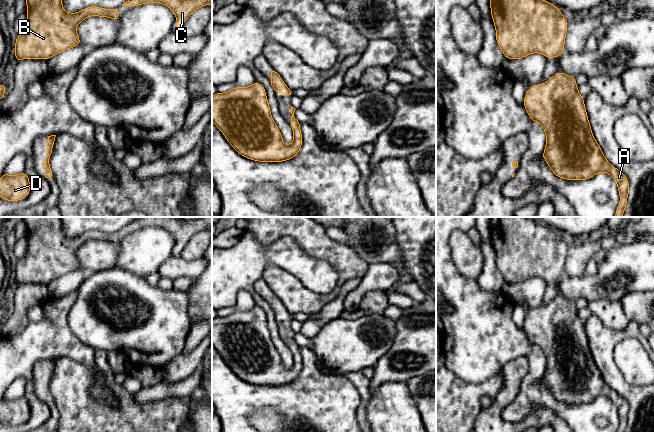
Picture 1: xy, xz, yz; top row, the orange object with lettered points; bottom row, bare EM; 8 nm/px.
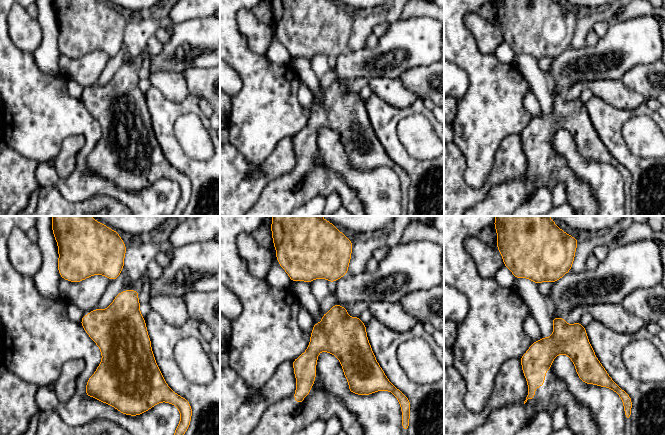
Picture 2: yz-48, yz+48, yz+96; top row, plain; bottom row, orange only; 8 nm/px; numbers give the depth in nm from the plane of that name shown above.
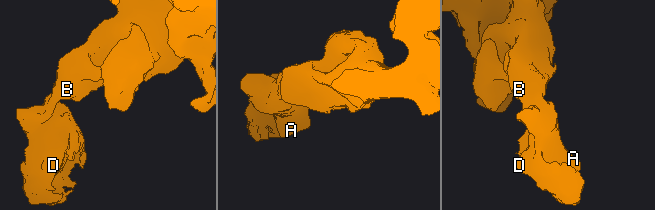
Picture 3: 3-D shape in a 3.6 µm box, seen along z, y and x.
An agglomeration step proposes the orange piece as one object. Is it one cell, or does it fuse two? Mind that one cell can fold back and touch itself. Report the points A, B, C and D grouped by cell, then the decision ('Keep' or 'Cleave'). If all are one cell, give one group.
Groups: A B C D. Keep

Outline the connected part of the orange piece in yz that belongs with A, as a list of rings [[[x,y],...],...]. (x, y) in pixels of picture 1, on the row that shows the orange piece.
[[[558,72],[546,83],[532,85],[525,94],[524,107],[546,133],[542,157],[553,173],[566,180],[608,173],[617,182],[620,195],[615,217],[622,217],[629,194],[628,179],[607,161],[595,140],[575,77]]]

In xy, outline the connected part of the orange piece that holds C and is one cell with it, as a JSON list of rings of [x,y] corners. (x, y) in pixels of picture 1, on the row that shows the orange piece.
[[[128,0],[122,5],[135,7],[144,3],[161,3],[168,6],[176,16],[176,29],[180,29],[196,9],[212,4],[212,0]]]

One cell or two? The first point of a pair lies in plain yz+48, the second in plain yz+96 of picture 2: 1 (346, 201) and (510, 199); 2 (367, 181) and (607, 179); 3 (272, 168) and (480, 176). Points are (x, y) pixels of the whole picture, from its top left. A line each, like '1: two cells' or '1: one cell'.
1: one cell
2: one cell
3: two cells

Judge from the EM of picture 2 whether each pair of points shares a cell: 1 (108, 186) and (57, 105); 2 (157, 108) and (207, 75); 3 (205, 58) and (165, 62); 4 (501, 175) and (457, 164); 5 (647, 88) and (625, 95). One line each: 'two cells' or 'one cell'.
1: one cell
2: two cells
3: one cell
4: one cell
5: two cells

